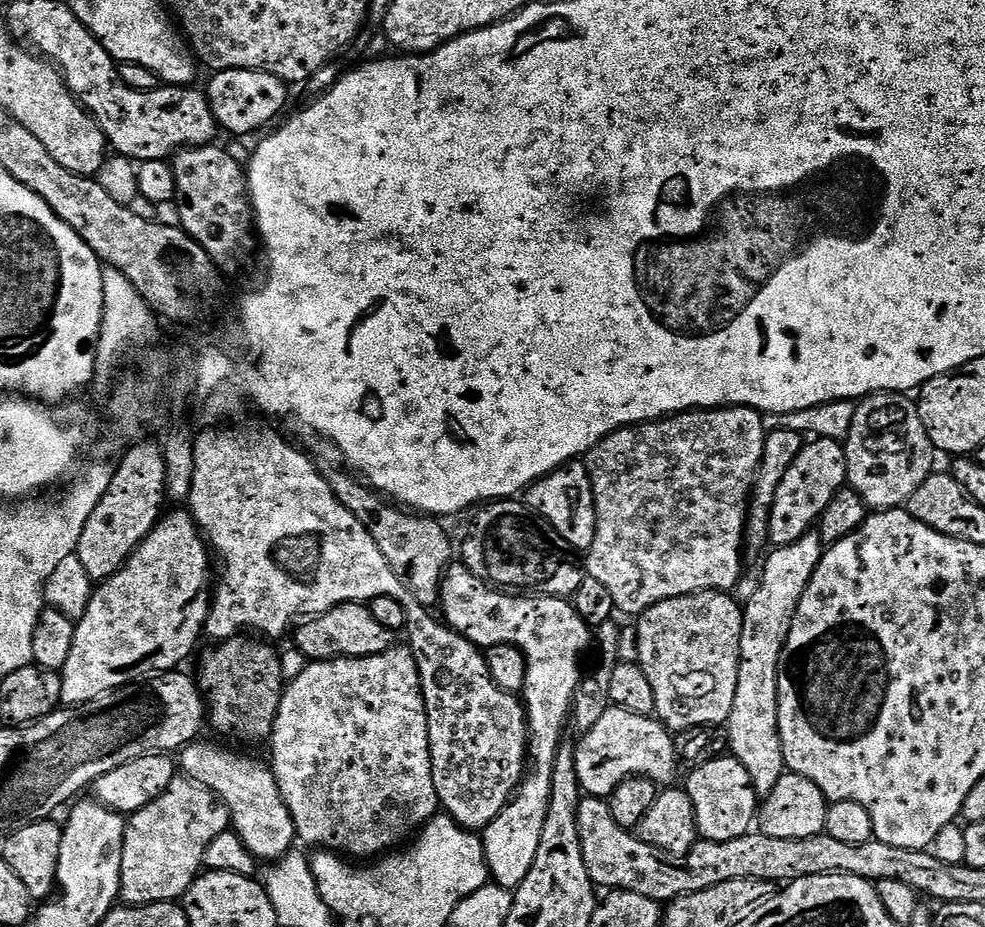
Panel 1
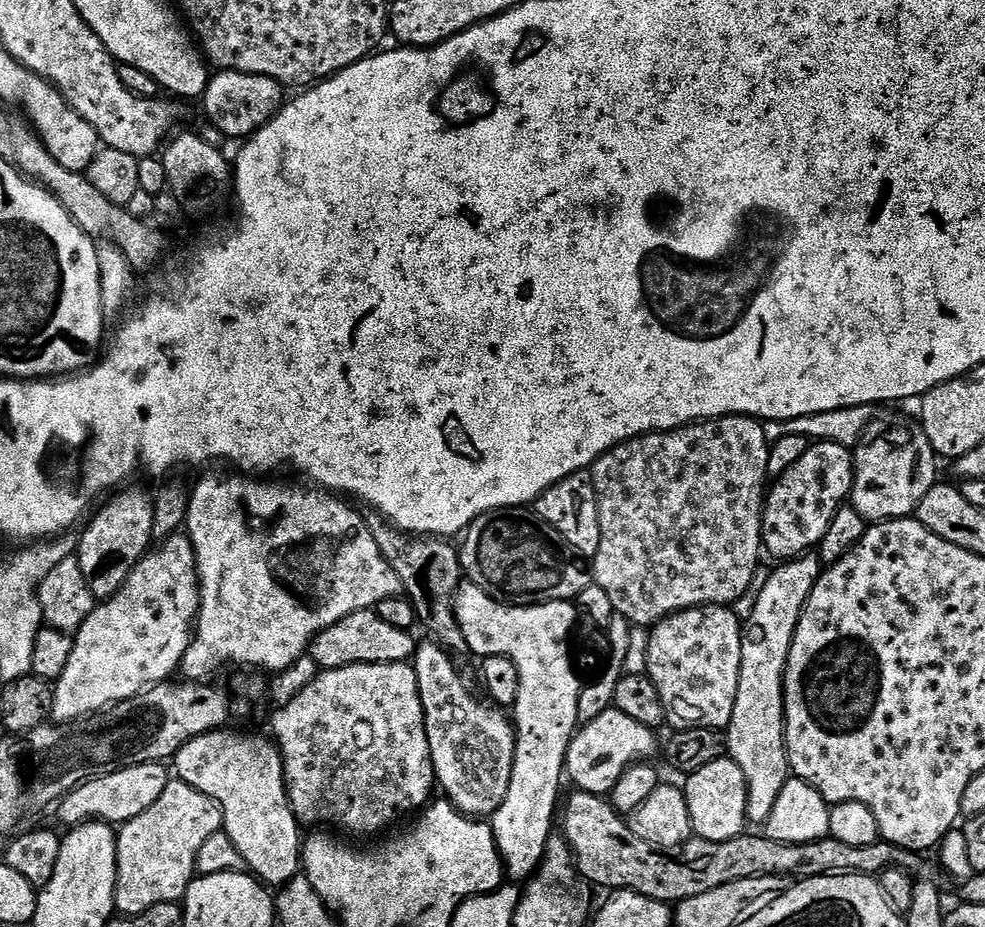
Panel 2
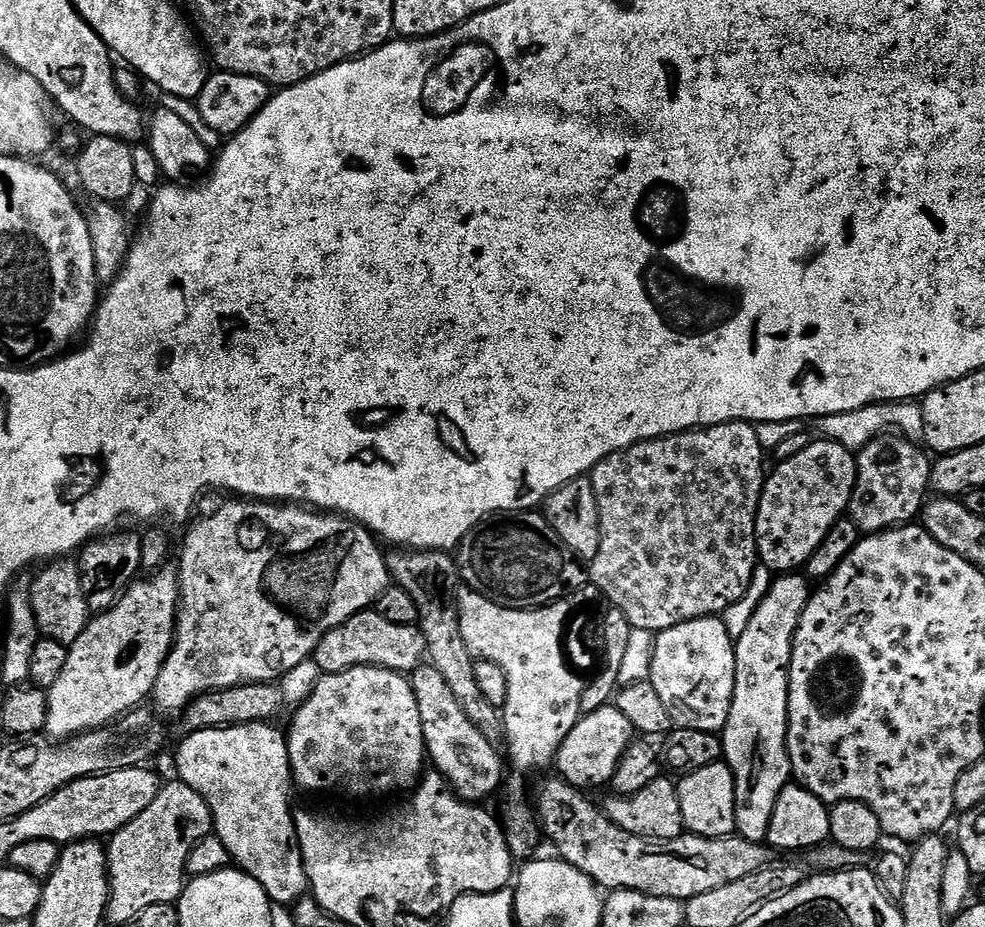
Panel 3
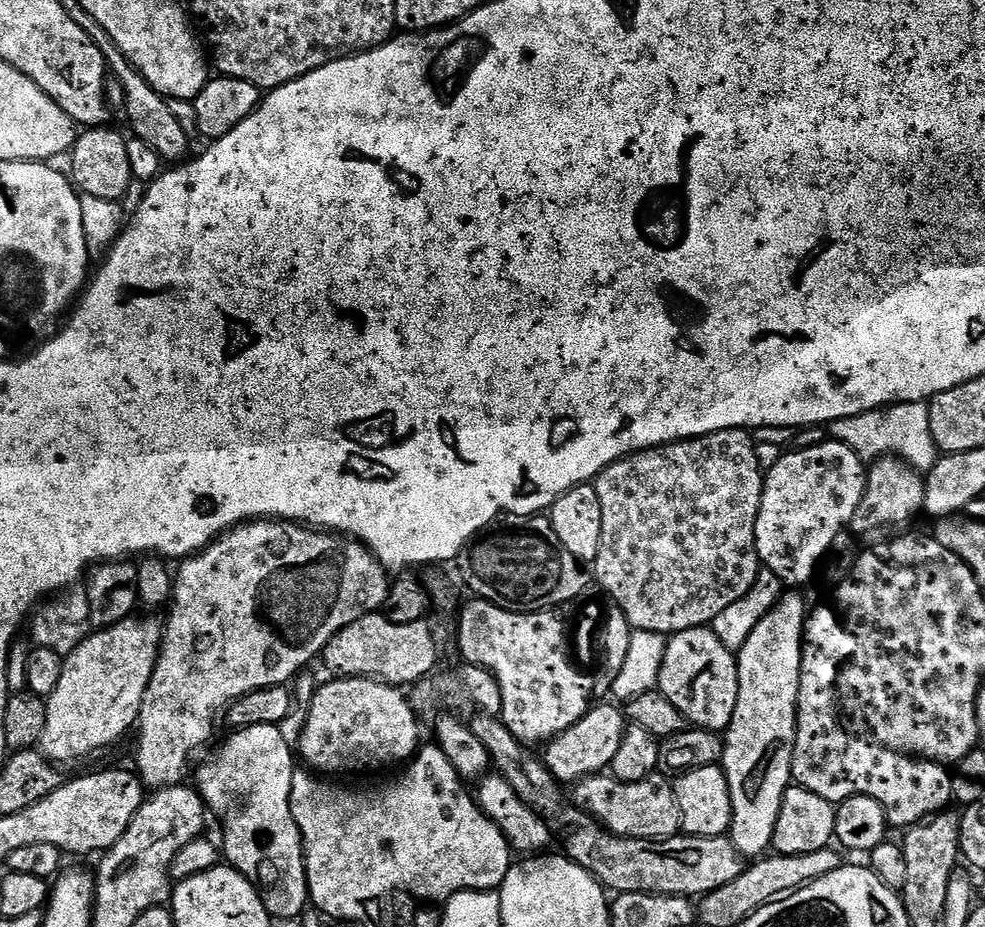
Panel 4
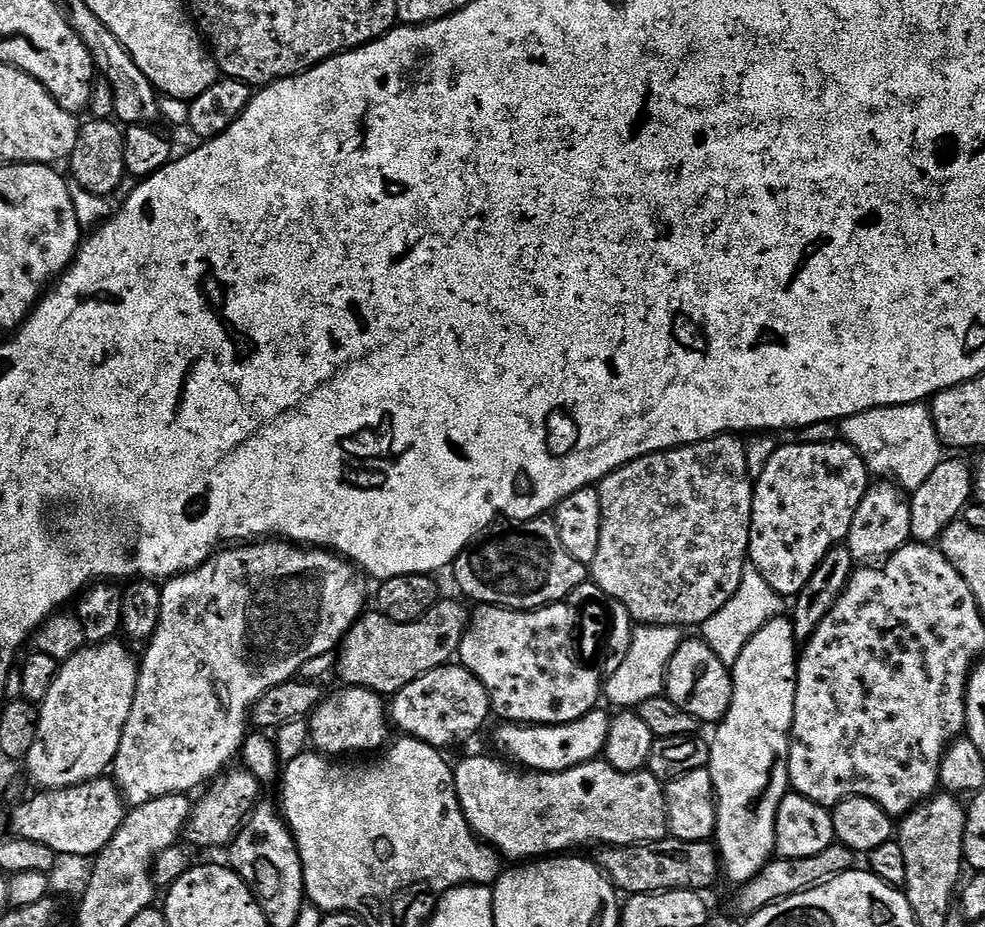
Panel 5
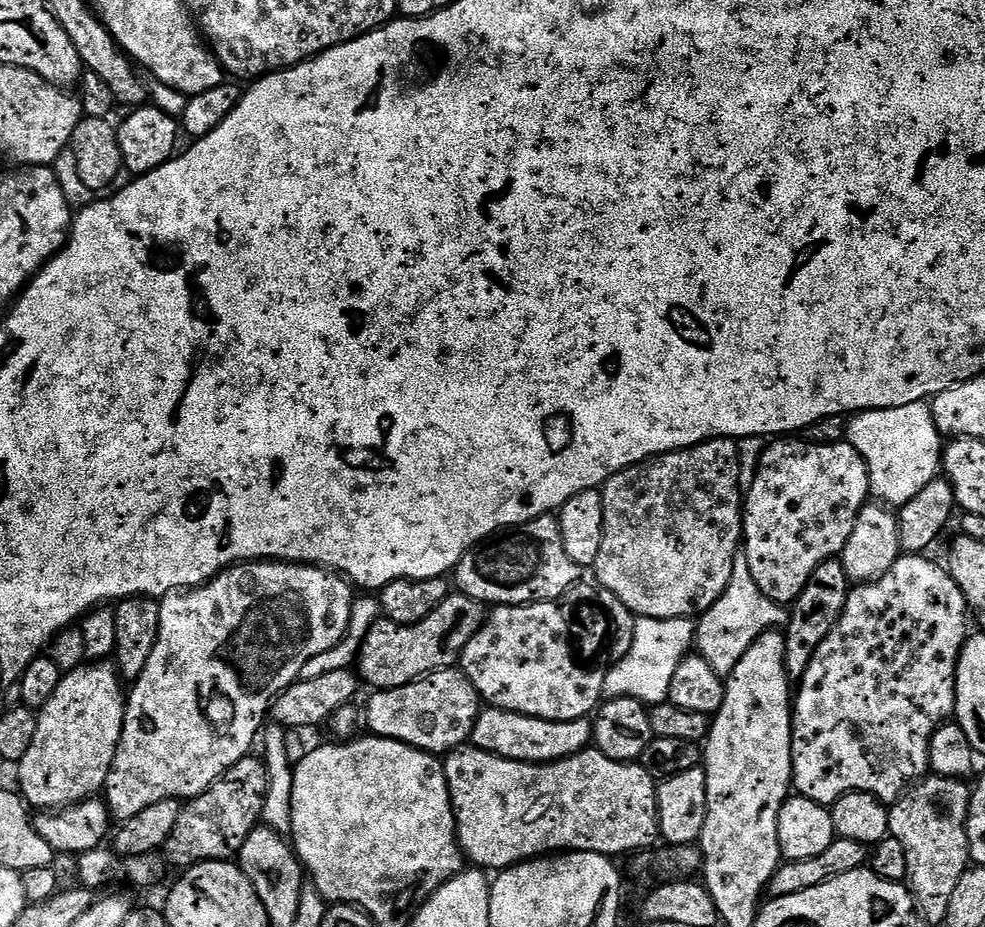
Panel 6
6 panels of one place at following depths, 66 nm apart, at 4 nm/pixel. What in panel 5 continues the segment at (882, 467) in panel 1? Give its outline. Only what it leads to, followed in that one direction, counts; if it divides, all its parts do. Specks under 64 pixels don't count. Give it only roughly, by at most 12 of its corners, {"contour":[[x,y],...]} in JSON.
{"contour":[[869,487],[846,547],[857,565],[883,562],[912,540],[909,493]]}

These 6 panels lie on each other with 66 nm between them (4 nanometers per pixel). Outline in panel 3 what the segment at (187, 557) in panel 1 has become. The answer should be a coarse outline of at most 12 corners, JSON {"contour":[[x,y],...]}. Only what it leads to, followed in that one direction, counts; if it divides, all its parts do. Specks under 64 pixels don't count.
{"contour":[[177,569],[93,615],[48,693],[47,735],[151,697],[176,638]]}

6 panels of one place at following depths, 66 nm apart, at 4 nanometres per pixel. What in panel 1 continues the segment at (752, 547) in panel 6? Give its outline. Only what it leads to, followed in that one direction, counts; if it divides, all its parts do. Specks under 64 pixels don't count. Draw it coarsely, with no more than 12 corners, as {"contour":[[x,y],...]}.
{"contour":[[813,439],[774,494],[768,539],[790,546],[848,484],[844,445]]}

